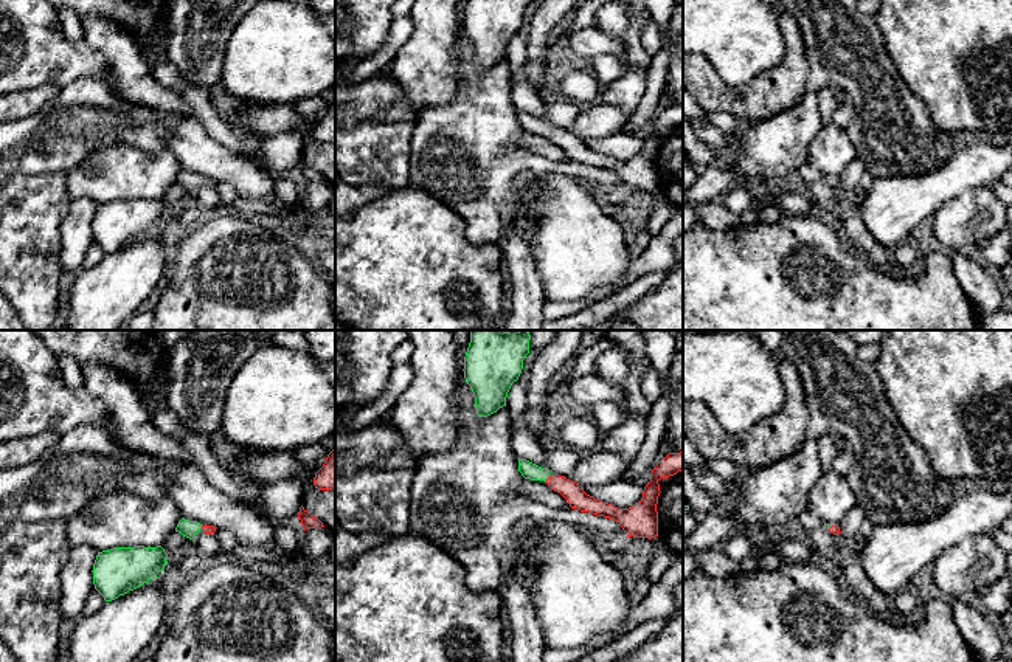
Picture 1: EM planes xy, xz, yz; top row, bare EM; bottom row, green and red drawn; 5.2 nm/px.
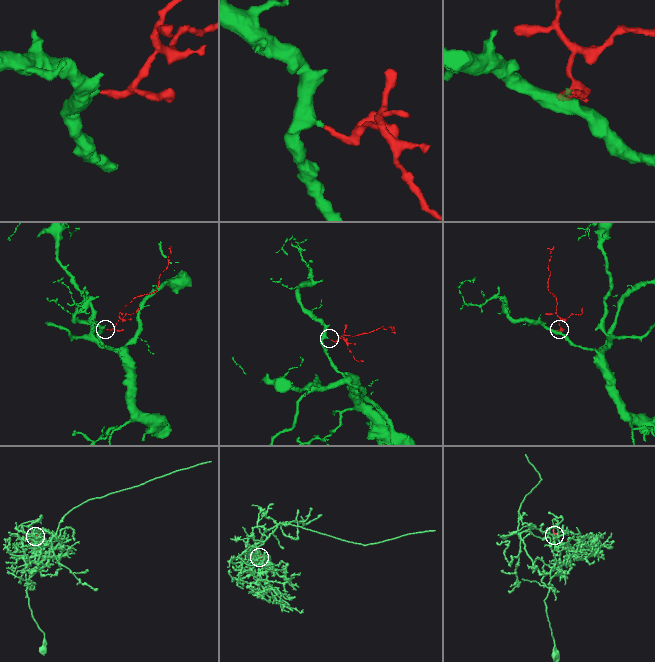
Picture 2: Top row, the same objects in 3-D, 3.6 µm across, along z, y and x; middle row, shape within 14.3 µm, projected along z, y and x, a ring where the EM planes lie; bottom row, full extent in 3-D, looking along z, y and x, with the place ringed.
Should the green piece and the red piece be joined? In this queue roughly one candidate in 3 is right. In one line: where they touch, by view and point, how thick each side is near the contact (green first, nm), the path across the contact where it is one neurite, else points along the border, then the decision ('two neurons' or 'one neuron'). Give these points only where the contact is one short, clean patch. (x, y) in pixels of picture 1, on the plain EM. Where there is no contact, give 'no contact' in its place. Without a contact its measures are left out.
contact xz (548, 129); calibres 90 and 100 nm; way xz (528, 123), (548, 129), (571, 144); one neuron

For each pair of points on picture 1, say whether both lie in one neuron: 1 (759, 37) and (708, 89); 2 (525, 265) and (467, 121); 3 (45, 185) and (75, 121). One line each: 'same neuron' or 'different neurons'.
1: different neurons
2: different neurons
3: different neurons

